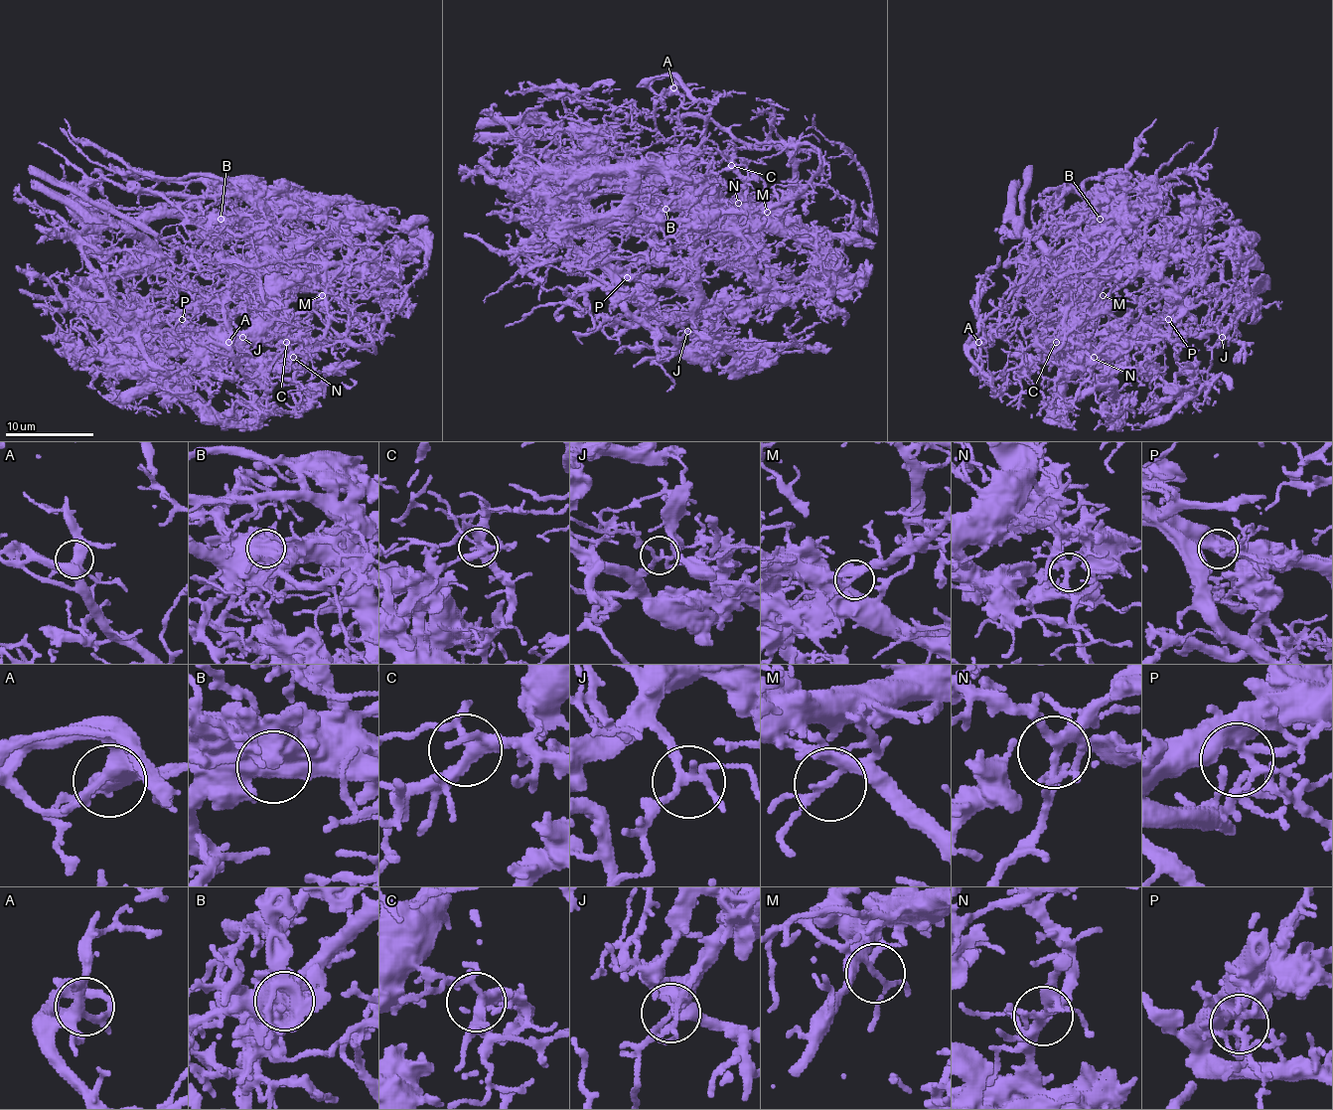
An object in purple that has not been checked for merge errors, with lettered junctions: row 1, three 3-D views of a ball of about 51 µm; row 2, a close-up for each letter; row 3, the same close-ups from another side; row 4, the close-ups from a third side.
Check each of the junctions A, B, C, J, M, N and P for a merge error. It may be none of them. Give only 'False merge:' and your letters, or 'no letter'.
False merge: no letter

